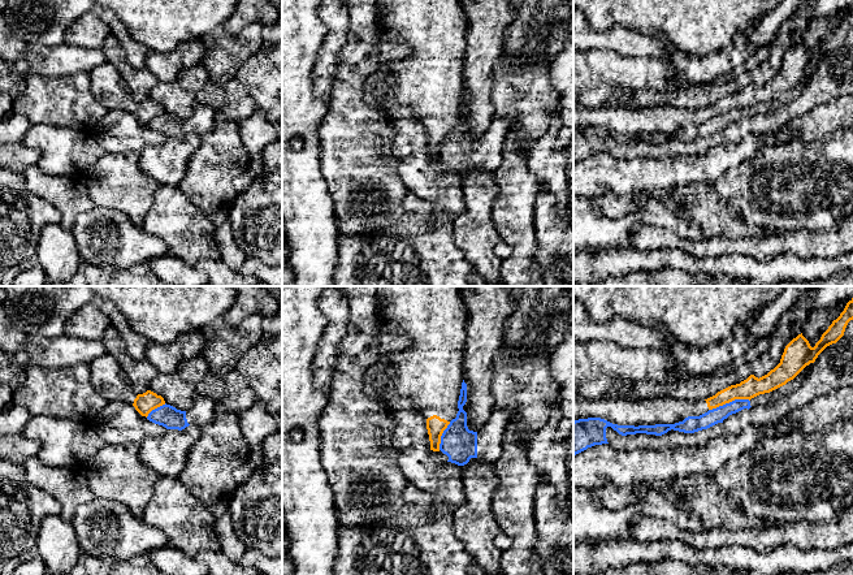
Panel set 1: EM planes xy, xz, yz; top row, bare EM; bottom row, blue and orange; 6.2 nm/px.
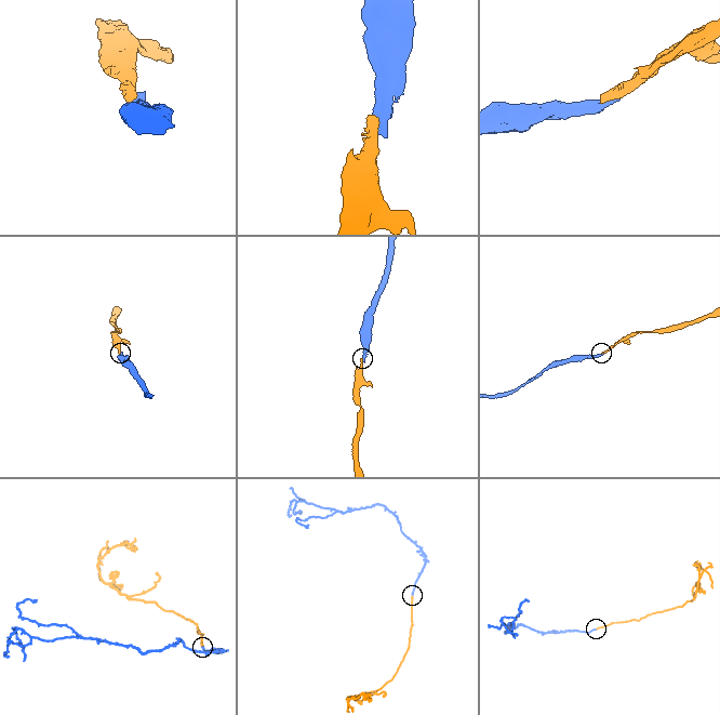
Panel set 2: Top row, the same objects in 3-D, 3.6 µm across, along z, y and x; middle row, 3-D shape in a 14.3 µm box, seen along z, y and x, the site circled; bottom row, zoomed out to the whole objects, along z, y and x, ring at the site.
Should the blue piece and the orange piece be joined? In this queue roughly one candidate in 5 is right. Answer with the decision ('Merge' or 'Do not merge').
Do not merge

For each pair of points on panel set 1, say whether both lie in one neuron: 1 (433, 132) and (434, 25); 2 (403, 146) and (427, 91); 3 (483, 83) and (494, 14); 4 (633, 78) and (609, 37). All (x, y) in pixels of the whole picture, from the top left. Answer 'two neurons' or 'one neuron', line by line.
1: one neuron
2: two neurons
3: one neuron
4: two neurons

